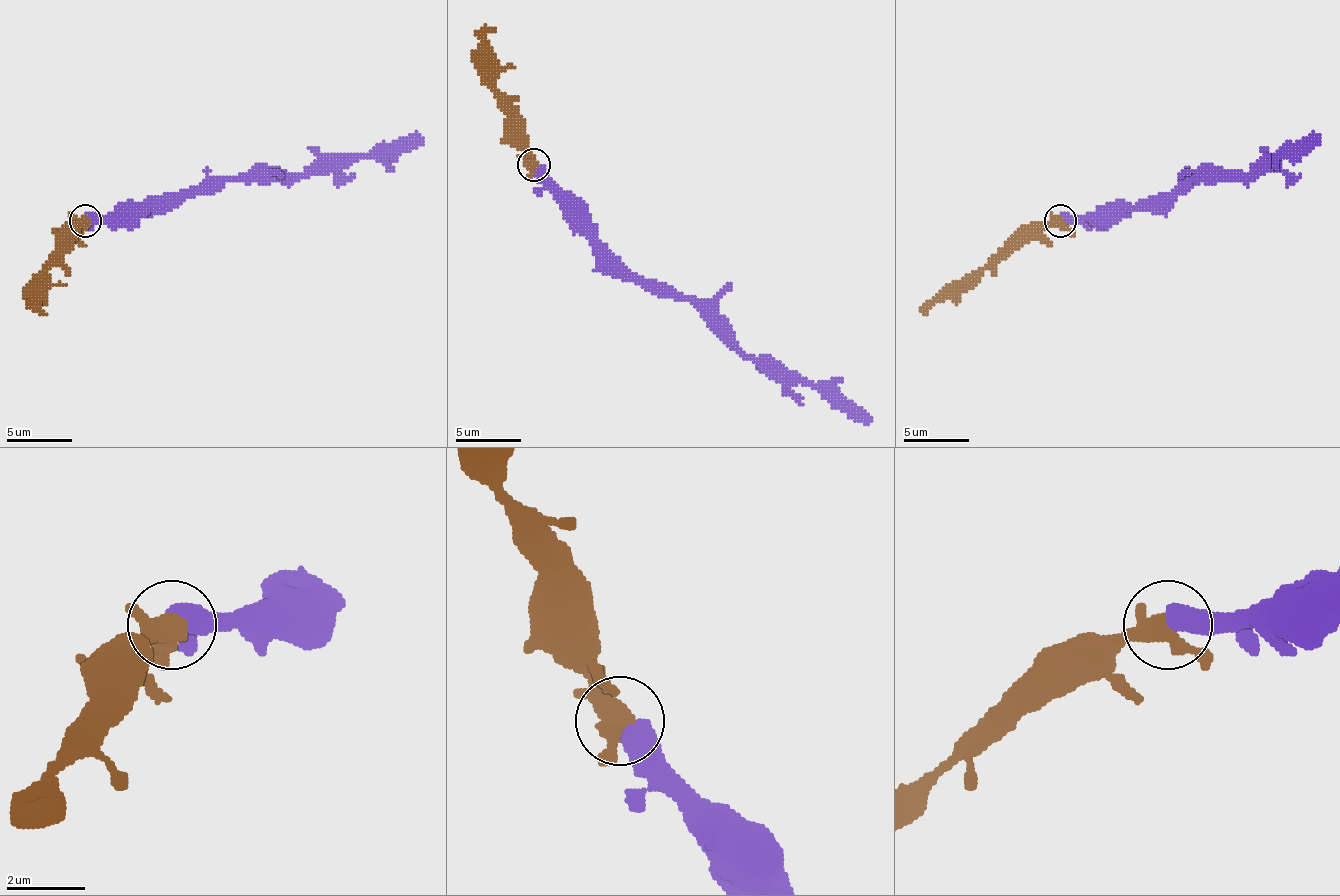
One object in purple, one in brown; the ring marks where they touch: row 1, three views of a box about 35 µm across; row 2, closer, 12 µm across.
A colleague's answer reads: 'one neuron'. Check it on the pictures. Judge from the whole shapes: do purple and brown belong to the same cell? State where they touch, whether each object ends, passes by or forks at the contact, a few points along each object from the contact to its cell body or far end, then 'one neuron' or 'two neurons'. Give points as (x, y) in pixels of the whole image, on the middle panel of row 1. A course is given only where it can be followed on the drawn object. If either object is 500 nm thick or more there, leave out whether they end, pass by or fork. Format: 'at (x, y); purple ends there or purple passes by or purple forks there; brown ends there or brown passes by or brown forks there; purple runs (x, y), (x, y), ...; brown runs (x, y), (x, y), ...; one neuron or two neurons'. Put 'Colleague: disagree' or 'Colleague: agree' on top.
Colleague: agree
at (533, 165); purple runs (534, 165), (534, 175), (629, 270), (681, 293), (747, 358), (776, 362), (812, 385), (832, 385), (871, 421); brown runs (534, 165), (524, 143), (524, 120), (495, 87), (492, 58), (485, 38), (495, 28); one neuron

